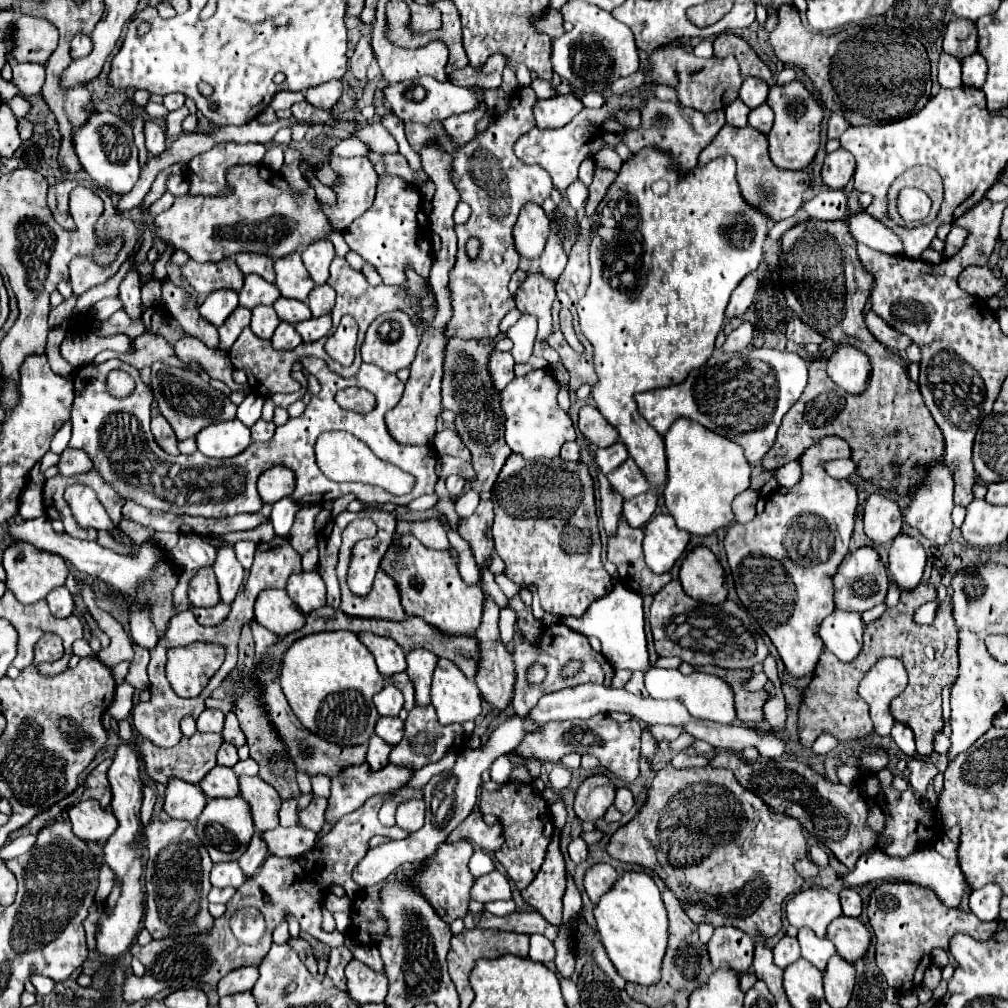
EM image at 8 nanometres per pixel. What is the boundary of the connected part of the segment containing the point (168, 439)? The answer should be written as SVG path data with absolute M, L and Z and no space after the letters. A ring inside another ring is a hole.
M154 416L152 418L152 434L154 434L154 438L156 438L156 442L158 442L158 446L164 450L164 452L168 452L168 454L172 454L172 456L176 456L176 454L180 454L178 452L178 446L176 446L176 434L174 434L174 430L170 428L170 424L166 422L166 418L164 416Z

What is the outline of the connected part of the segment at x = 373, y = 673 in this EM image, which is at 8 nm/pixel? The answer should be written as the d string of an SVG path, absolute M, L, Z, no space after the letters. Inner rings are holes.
M340 630L302 636L282 658L280 684L292 712L310 732L342 746L368 744L378 720L372 696L384 688L384 678L370 650L354 632Z

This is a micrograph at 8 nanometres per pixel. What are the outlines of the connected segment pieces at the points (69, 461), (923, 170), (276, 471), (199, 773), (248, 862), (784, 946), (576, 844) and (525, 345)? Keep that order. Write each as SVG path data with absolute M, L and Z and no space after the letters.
M66 448L60 456L60 462L58 462L58 472L60 476L74 476L74 474L86 474L86 470L92 468L92 462L90 458L86 456L86 452L82 450L72 450L72 448Z
M914 166L914 168L910 168L908 172L904 172L904 174L890 186L890 190L888 190L888 212L890 212L892 218L894 218L894 214L896 214L896 198L898 198L898 192L900 192L902 188L906 188L906 186L914 186L914 188L924 190L924 192L930 196L930 200L932 200L932 210L930 210L930 214L928 214L924 220L912 222L912 224L918 226L918 224L932 222L932 220L936 218L938 210L940 210L940 204L942 204L942 178L940 178L940 174L938 174L936 170L932 170L932 168L928 168L928 166Z
M274 466L258 478L258 494L264 504L274 504L290 496L294 490L294 474L284 466Z
M196 732L190 738L182 738L172 748L158 748L158 746L154 746L148 740L138 740L136 748L142 754L142 760L146 764L148 776L154 782L166 786L170 778L182 778L182 780L186 780L190 784L198 784L216 766L216 752L218 752L220 744L222 744L222 734L202 734L202 732Z
M254 832L252 840L250 840L250 846L248 846L248 850L242 854L242 858L238 860L238 864L240 864L240 868L242 868L248 876L252 876L252 874L262 866L262 862L266 860L266 856L268 856L268 846L266 846L266 842L262 840L262 834L260 834L260 832Z
M784 936L776 946L774 946L774 964L780 968L786 968L788 964L796 962L800 958L800 946L796 938Z
M578 836L578 838L574 838L574 840L570 842L568 854L570 854L572 862L584 862L586 856L588 856L588 844Z
M522 314L520 320L506 332L506 336L514 342L512 354L518 362L526 362L532 356L532 346L536 340L536 320L534 316Z

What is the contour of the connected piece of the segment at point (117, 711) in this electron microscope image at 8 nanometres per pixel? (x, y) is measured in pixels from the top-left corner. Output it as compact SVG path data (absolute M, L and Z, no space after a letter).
M122 684L118 690L116 690L116 698L114 702L110 704L108 708L108 714L116 720L122 720L122 718L128 718L130 710L132 710L132 694L134 694L134 688L130 684Z

